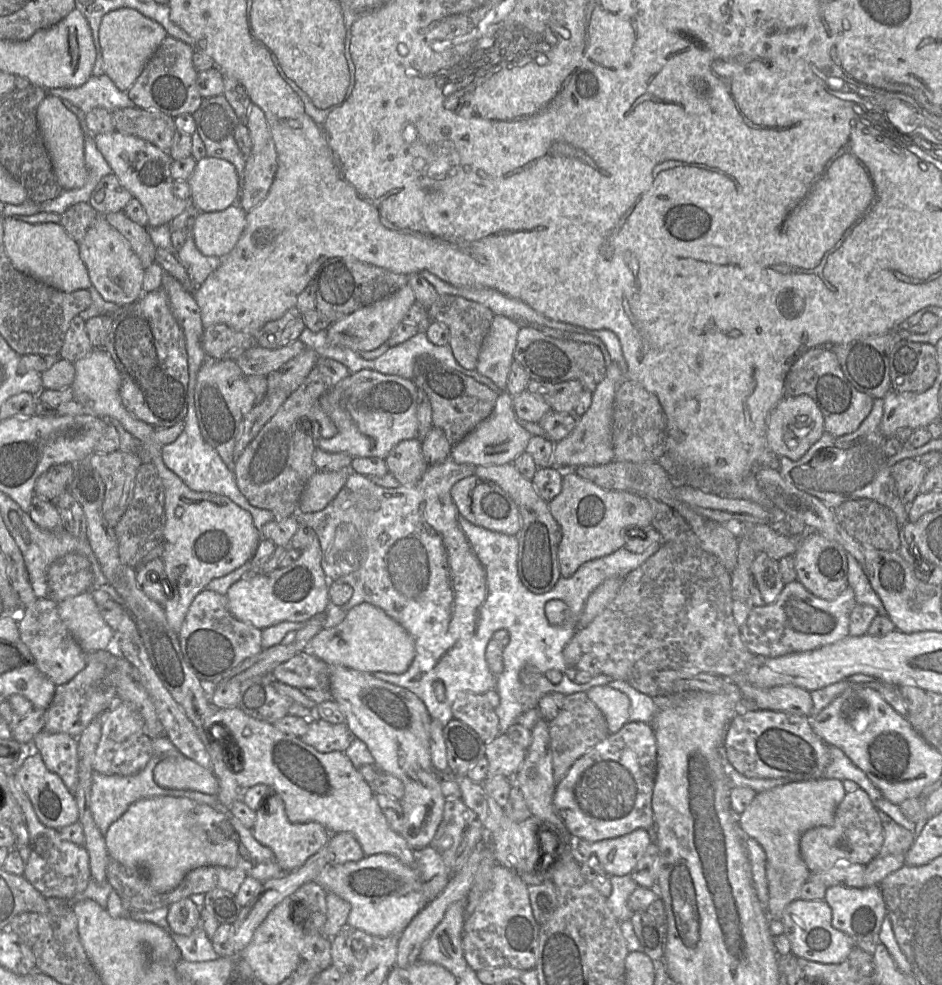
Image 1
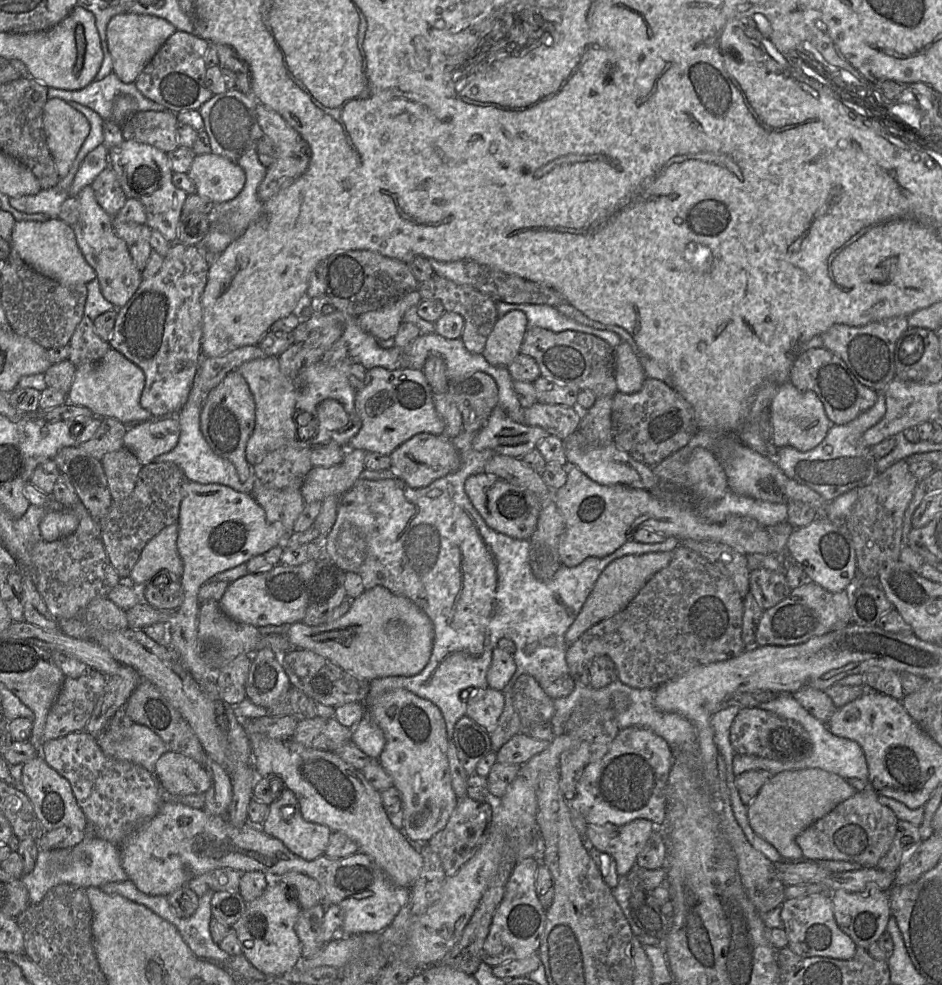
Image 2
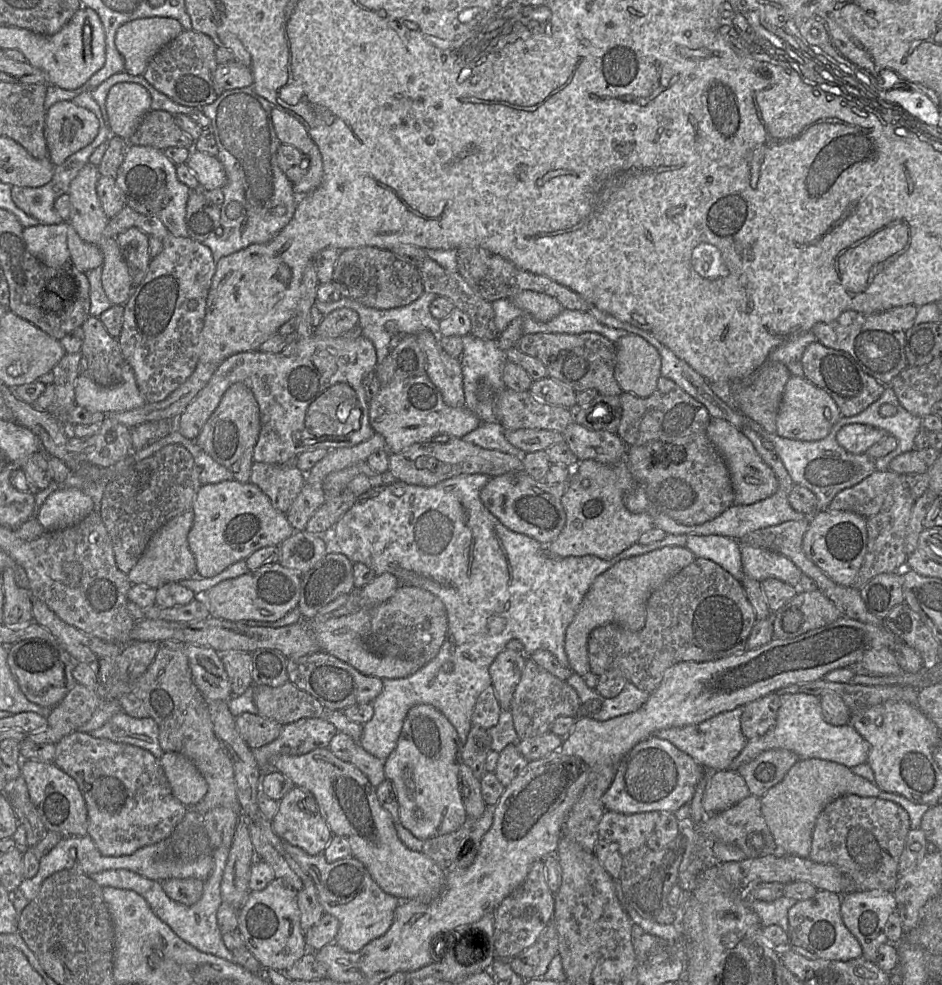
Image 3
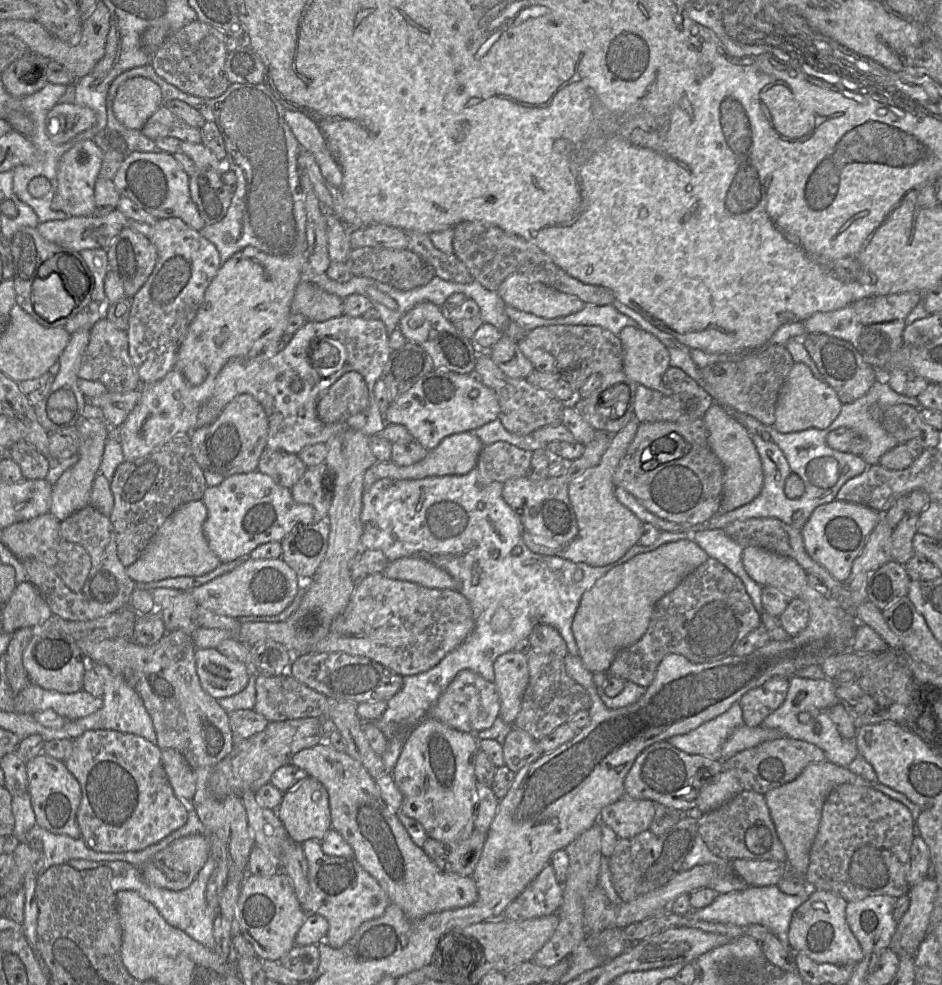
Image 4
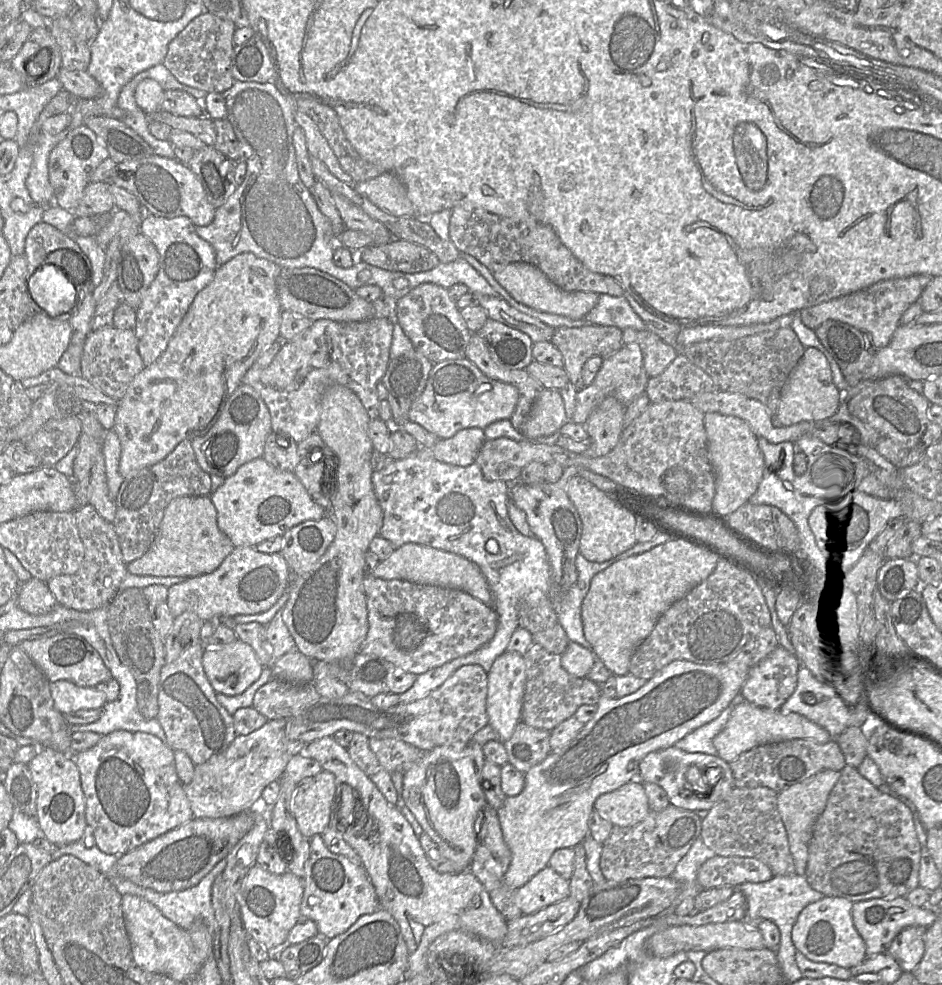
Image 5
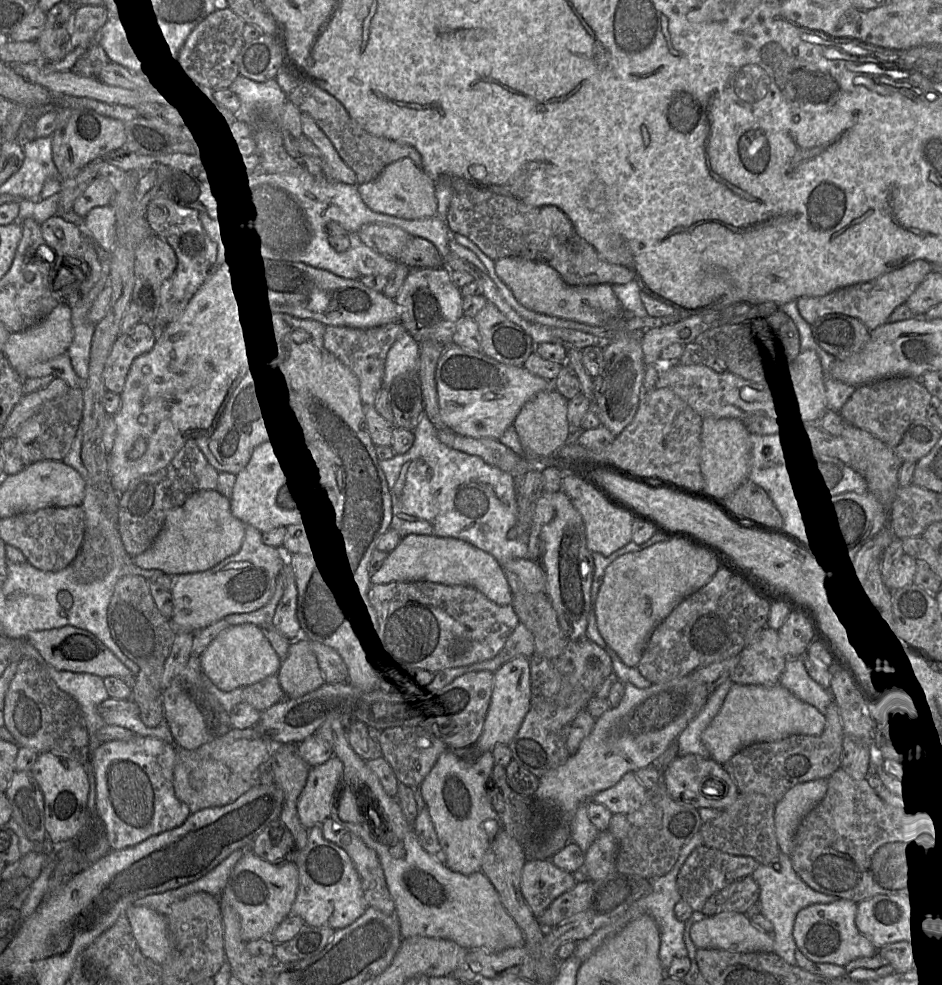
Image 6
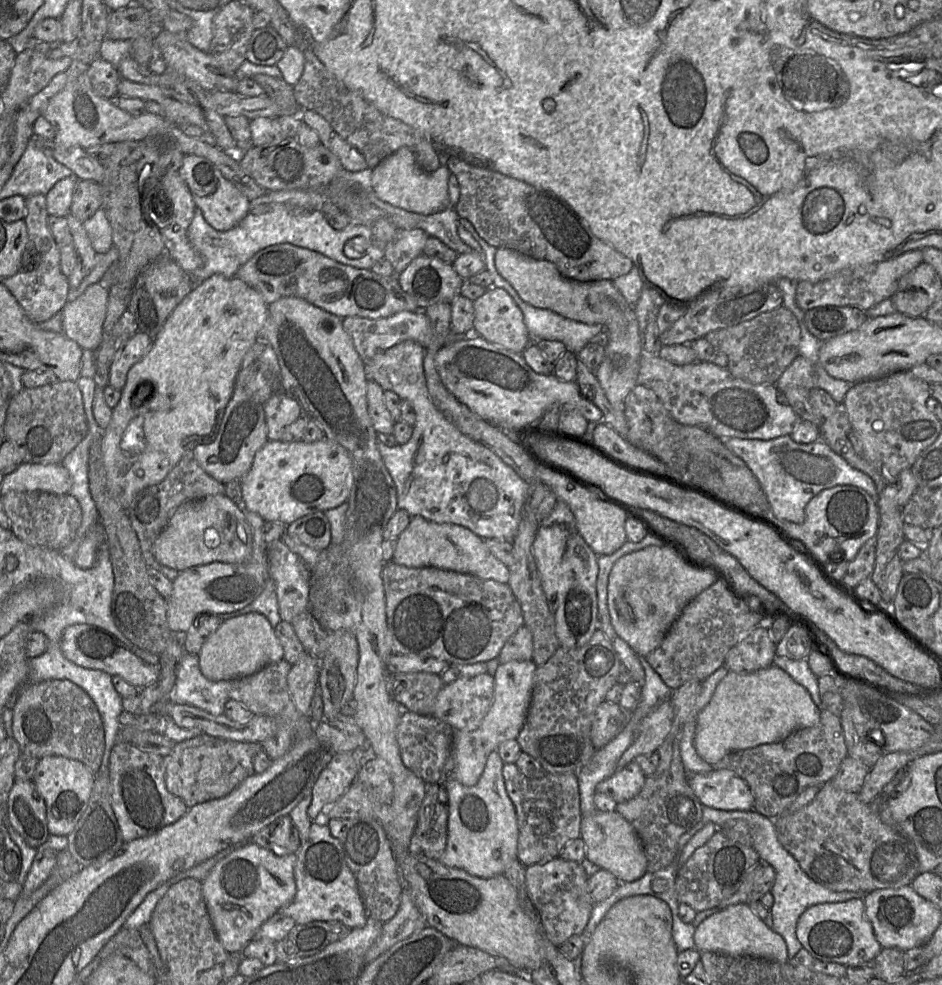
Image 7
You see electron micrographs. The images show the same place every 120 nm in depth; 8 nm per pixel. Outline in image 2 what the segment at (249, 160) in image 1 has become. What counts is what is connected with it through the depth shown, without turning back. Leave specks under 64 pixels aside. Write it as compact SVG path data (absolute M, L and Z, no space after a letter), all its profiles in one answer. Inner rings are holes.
M258 104L256 107L256 115L263 134L272 141L276 152L275 161L267 167L265 178L258 187L258 197L262 202L265 202L282 189L292 185L307 171L311 150L308 143L279 113L262 104Z

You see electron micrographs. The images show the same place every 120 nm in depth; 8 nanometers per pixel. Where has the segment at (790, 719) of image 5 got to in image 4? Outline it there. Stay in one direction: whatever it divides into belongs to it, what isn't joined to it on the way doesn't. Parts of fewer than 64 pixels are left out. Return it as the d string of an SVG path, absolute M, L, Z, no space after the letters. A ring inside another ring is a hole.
M742 725L731 734L722 746L721 761L764 742L783 737L782 732L778 729L765 728L761 725L758 727Z

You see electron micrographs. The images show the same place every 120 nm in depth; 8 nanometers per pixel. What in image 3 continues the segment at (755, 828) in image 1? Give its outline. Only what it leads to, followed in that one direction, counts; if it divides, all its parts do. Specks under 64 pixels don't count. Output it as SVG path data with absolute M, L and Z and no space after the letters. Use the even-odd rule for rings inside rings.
M821 759L799 760L785 777L760 797L761 812L774 839L787 855L808 858L812 832L824 807L844 795L877 797L880 790L875 783L854 774L848 767Z

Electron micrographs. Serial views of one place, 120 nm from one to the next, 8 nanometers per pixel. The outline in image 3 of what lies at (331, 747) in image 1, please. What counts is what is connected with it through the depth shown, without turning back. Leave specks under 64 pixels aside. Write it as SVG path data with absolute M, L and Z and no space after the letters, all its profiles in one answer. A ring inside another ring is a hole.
M303 718L283 725L277 739L252 749L261 779L263 774L274 771L273 763L278 757L300 756L317 748L327 748L337 733L336 727L326 718Z

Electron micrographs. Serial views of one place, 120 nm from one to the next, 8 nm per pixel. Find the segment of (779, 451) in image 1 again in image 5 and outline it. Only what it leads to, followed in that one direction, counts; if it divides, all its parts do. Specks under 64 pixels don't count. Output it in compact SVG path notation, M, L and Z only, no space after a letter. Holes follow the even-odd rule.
M813 347L804 348L802 357L780 390L775 417L782 426L790 426L802 421L828 420L836 413L842 394L832 382L832 373L825 356Z

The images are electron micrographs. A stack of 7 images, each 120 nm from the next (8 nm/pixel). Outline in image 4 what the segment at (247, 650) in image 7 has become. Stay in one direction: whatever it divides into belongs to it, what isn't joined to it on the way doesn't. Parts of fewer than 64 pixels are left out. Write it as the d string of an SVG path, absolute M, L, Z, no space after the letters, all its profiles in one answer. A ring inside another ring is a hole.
M216 648L196 649L195 664L202 688L217 700L243 691L251 675L247 664L229 659Z

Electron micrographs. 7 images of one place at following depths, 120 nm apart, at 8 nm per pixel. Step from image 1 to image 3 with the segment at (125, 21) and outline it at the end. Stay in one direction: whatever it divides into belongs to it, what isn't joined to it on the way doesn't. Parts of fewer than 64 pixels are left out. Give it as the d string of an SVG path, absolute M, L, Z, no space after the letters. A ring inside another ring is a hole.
M170 17L139 18L120 26L115 44L124 58L124 71L143 75L157 52L182 31L180 22Z

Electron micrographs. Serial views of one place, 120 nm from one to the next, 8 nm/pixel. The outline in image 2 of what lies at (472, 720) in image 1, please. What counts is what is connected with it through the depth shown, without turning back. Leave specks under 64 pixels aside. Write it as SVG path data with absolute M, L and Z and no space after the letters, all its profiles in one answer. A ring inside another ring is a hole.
M487 688L474 689L467 699L469 690L461 693L461 699L466 702L466 715L489 734L497 727L499 717L504 707L504 696L501 691Z

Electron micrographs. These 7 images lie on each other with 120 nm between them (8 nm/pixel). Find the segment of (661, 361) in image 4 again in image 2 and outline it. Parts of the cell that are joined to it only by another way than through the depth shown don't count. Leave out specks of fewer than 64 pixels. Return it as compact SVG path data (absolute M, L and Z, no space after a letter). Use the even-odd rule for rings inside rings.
M622 340L613 349L613 359L617 391L624 394L633 394L640 391L647 377L640 358L632 346Z

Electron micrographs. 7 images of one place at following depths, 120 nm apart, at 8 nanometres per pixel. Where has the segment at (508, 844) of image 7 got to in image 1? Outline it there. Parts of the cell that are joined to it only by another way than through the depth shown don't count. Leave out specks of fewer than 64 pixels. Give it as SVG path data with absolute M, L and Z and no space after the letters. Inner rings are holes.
M339 665L330 666L330 684L333 701L346 716L346 723L356 736L363 741L375 760L375 764L386 774L399 778L404 786L404 796L400 800L404 810L404 826L401 835L413 850L429 846L443 820L446 798L443 795L433 768L430 754L429 725L431 716L425 704L406 688L385 682L375 675L359 672Z

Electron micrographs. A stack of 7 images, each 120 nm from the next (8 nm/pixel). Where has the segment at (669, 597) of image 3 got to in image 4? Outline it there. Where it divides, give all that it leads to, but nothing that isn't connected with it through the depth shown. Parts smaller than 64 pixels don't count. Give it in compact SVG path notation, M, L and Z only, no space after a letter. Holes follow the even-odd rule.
M709 557L674 590L659 599L645 634L635 644L617 654L606 674L647 688L652 683L660 662L667 655L678 654L692 663L716 662L734 655L740 641L760 625L760 614L742 581L718 560Z

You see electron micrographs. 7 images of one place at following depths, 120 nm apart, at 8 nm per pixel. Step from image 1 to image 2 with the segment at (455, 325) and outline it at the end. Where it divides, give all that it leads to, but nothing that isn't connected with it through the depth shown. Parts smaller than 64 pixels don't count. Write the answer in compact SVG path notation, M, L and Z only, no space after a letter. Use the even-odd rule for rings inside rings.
M435 271L429 280L419 283L417 290L423 300L439 300L446 312L460 314L464 319L463 332L460 337L464 346L471 353L480 354L483 352L487 338L498 319L495 301L472 285L457 284L436 274Z

